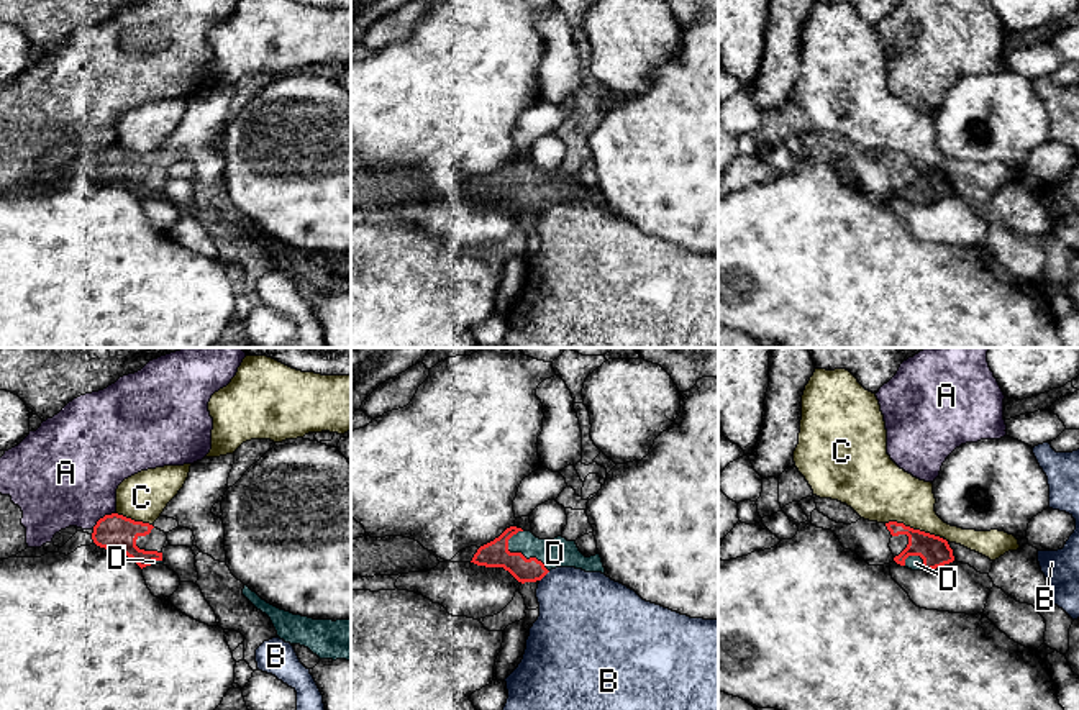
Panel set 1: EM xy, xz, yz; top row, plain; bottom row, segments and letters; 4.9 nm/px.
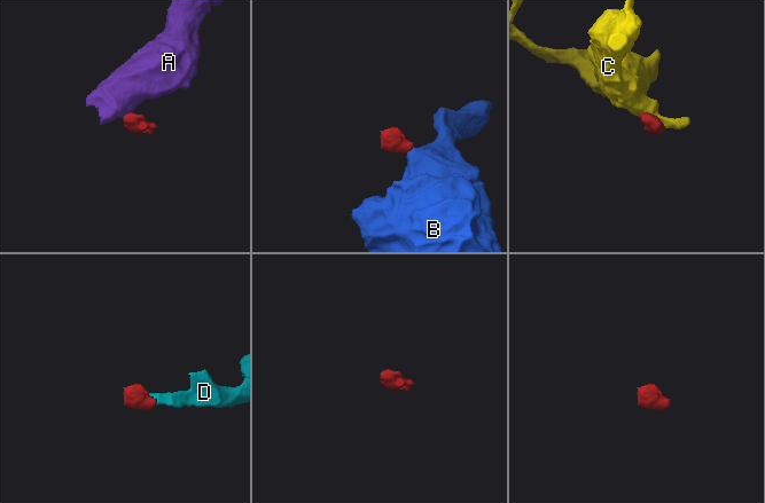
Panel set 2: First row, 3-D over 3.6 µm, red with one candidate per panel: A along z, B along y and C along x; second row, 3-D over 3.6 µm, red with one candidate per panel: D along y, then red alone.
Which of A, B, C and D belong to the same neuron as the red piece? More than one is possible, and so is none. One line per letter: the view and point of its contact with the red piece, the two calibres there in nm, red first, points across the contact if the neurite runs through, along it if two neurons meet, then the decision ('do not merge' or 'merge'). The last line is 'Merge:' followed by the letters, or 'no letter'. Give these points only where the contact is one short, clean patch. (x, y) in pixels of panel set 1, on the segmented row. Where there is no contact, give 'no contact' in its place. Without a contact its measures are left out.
A: xy (104, 517) | 180/460 nm | do not merge
B: xz (545, 574) | 120/400 nm | along xz (550, 571), (540, 581) | do not merge
C: yz (912, 528) | 150/300 nm | along yz (886, 522), (902, 522), (942, 538) | do not merge
D: xz (523, 556) | 130/140 nm | across xz (496, 553), (523, 556), (555, 553) | merge
Merge: D

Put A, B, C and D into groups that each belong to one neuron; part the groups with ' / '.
A / B / C / D

